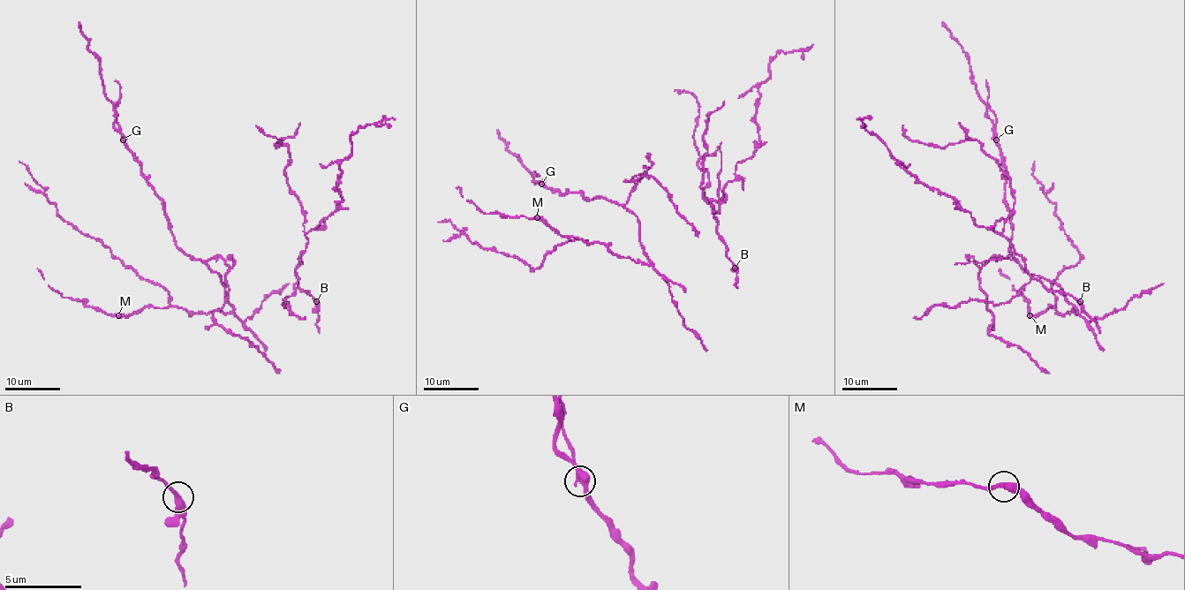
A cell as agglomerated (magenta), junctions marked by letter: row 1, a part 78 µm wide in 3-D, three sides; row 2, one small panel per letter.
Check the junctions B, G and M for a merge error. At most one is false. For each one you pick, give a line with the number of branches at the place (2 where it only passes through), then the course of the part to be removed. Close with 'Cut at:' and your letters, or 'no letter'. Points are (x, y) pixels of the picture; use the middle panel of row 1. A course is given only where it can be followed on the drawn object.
G: Branches: 2
Cut at: G

